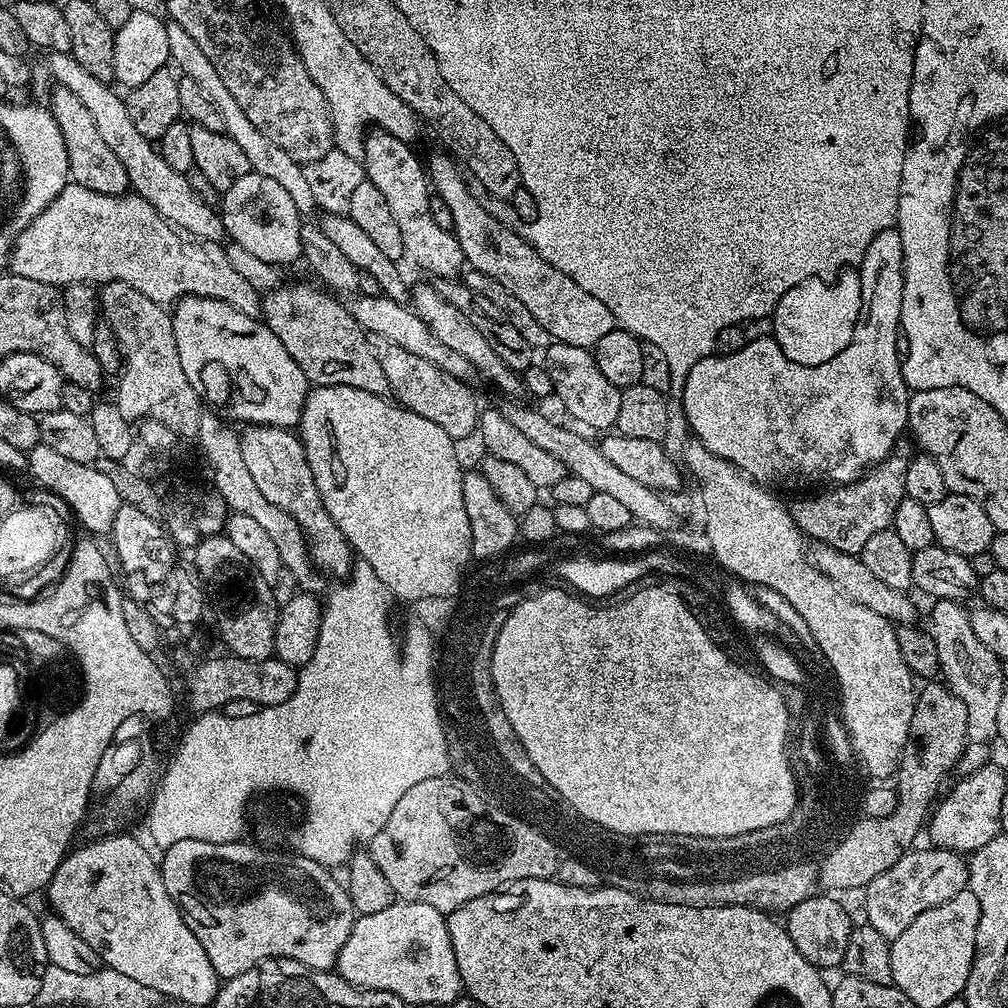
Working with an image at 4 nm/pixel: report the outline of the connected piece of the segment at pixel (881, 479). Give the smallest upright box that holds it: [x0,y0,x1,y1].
[791,442,909,554]

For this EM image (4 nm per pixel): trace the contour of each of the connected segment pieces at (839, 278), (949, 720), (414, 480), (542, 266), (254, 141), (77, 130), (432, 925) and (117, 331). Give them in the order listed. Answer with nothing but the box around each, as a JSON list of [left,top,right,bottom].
[[771,270,861,365],[819,683,968,890],[298,384,470,602],[426,156,617,349],[166,22,317,216],[46,87,129,196],[335,899,462,1006],[98,280,206,438]]

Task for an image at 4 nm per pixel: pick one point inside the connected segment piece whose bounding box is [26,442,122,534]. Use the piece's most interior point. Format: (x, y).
(91, 496)

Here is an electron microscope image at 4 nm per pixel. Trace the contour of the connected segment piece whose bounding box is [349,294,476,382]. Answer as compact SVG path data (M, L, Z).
M383 294L378 296L357 295L349 303L349 312L364 330L370 334L382 334L388 341L407 350L410 354L415 354L418 358L423 358L428 362L433 362L440 370L446 371L451 377L456 377L465 382L471 381L471 376L475 375L474 367L466 360L462 354L455 353L450 346L443 345L438 338L431 333L415 311L409 305L394 302Z

